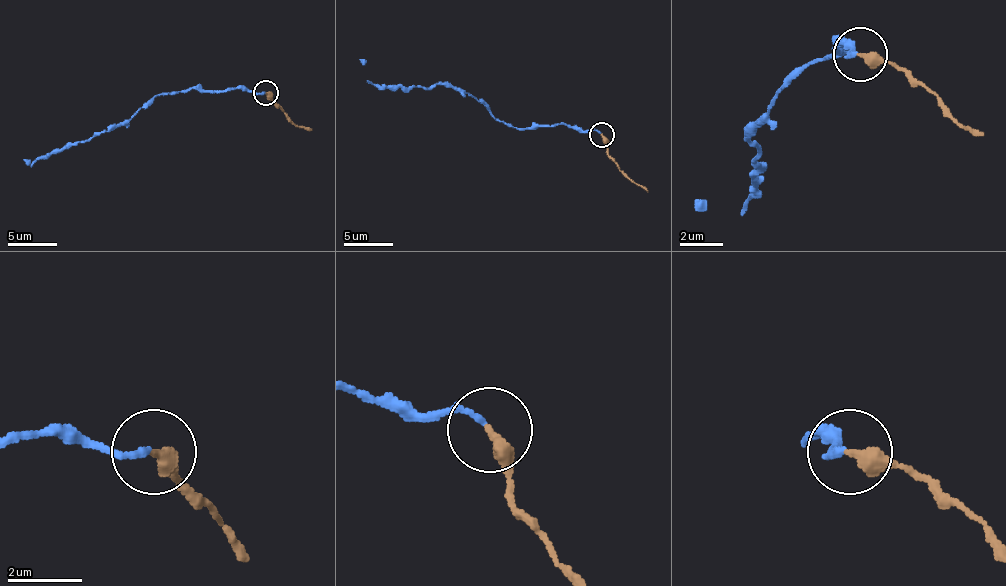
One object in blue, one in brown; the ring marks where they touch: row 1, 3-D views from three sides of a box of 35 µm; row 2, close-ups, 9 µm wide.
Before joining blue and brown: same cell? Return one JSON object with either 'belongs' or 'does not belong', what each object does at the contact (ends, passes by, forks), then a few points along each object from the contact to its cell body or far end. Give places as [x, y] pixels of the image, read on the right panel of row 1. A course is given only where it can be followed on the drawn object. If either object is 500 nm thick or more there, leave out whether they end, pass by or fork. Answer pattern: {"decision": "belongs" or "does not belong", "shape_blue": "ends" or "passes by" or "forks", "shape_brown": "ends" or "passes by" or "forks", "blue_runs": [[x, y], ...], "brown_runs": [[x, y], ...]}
{"decision": "belongs", "shape_blue": "ends", "shape_brown": "ends", "blue_runs": [[856, 56], [845, 45], [813, 61], [753, 126], [759, 179], [748, 206], [705, 212], [694, 201]], "brown_runs": [[861, 56], [904, 66], [963, 126], [985, 136]]}

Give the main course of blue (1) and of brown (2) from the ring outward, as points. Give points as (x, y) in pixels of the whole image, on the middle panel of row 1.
1: (601, 133), (562, 123), (532, 128), (507, 126), (453, 86), (389, 88), (369, 83), (359, 59)
2: (601, 135), (606, 155), (648, 192)

